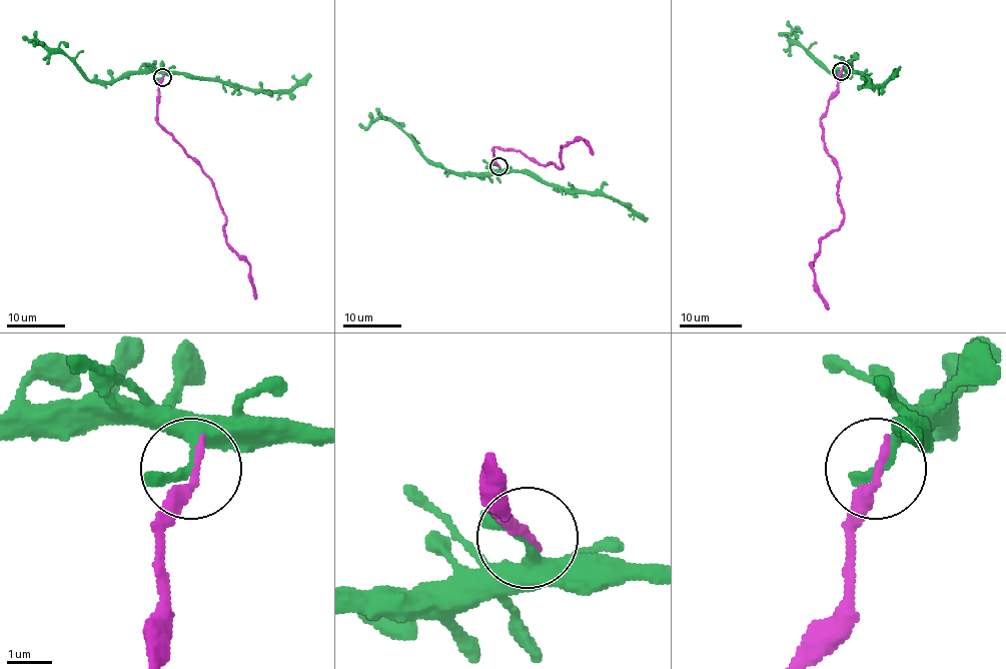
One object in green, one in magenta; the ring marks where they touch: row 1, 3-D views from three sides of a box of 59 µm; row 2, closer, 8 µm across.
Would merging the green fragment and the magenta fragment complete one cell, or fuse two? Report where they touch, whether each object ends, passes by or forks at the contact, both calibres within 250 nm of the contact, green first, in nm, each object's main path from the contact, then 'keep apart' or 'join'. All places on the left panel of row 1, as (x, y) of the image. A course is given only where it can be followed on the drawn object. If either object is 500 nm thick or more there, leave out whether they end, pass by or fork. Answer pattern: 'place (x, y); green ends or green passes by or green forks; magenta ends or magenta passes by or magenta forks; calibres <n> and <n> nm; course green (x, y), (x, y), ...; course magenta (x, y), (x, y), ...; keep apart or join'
place (162, 77); green ends; magenta ends; calibres 320 and 280 nm; course green (162, 77), (157, 71), (124, 73), (109, 81), (91, 81), (72, 59), (22, 36); course magenta (162, 77), (157, 106), (159, 123), (211, 180), (226, 221), (226, 241), (249, 265), (249, 281), (256, 298); keep apart

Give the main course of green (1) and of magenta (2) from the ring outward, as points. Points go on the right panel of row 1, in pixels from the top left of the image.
1: (841, 70), (850, 66), (844, 75), (833, 75), (792, 40), (791, 36), (798, 30), (795, 26)
2: (841, 70), (820, 120), (844, 217), (822, 239), (813, 266), (814, 289), (828, 308)

